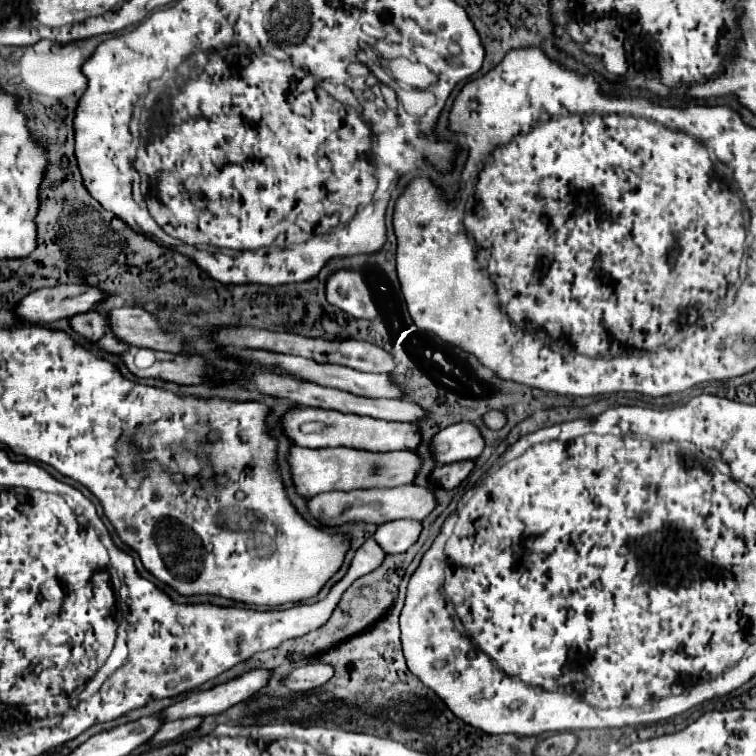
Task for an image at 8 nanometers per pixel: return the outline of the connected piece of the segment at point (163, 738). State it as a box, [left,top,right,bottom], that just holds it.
[149,717,201,745]

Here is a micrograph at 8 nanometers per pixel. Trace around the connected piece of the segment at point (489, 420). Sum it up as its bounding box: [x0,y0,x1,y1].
[483,411,505,429]

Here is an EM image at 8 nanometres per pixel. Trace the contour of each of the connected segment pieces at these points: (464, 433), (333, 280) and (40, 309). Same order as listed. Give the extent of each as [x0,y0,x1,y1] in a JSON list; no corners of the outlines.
[[429,423,485,465],[325,269,377,319],[13,285,105,323]]

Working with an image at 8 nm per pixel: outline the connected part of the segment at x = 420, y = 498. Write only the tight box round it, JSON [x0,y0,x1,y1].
[307,485,435,527]

